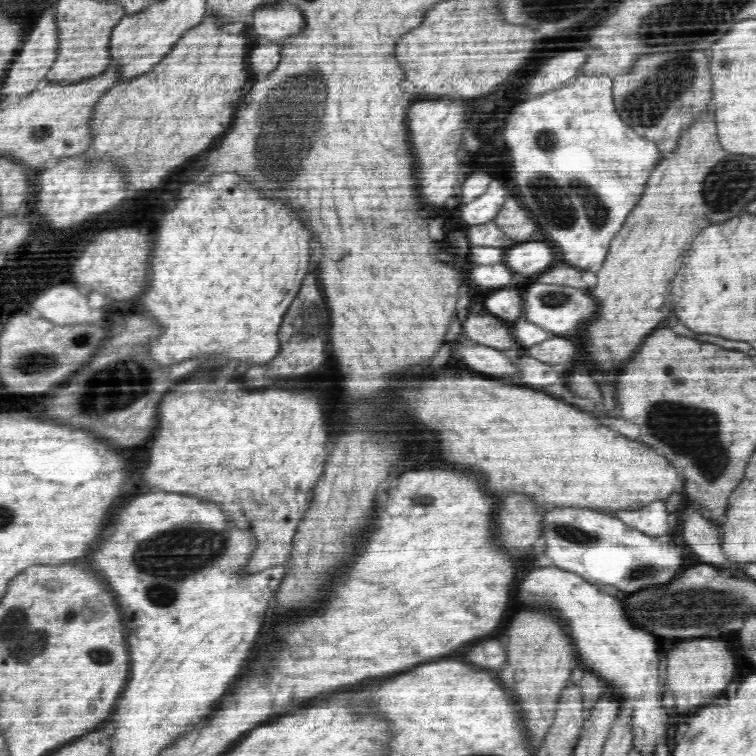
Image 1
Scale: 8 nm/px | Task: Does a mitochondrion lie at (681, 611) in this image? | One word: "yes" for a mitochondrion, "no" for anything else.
yes

